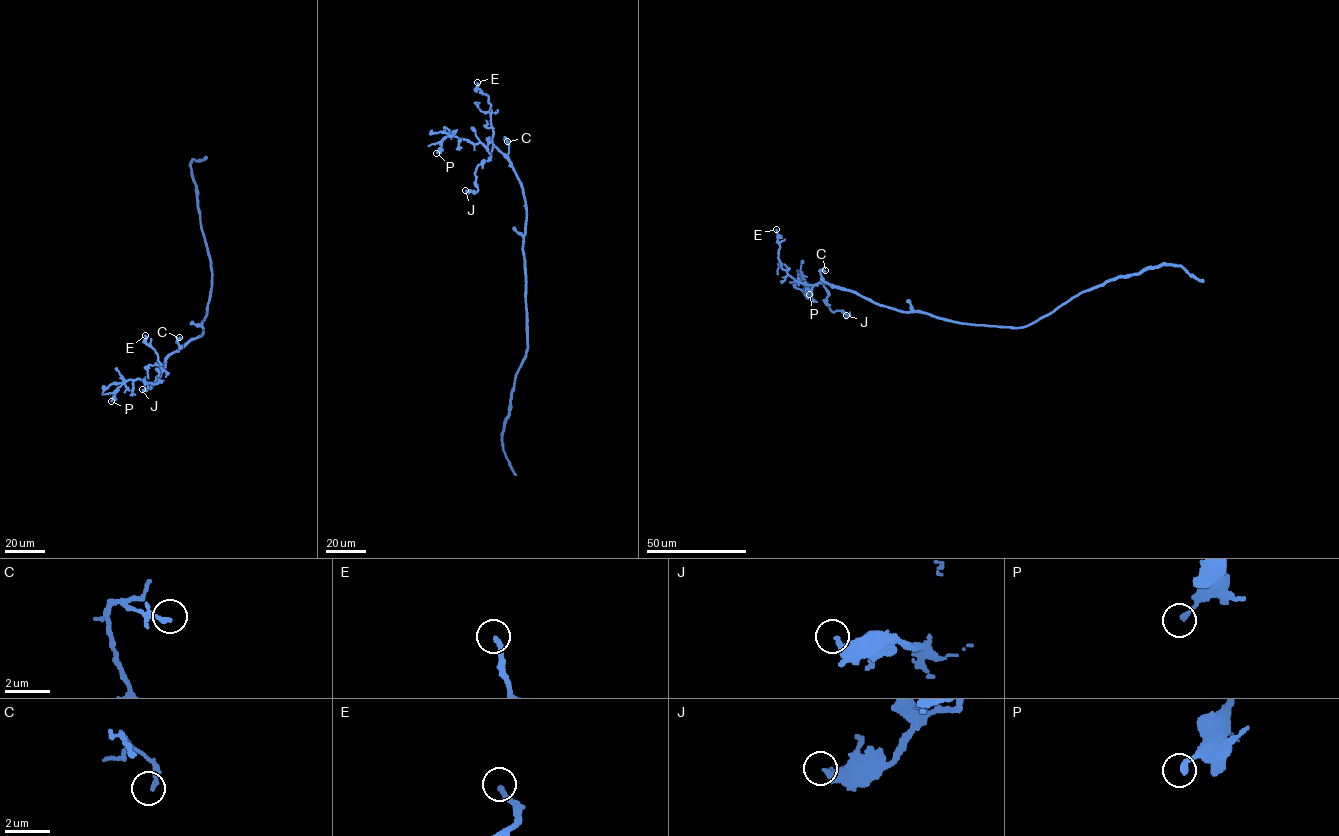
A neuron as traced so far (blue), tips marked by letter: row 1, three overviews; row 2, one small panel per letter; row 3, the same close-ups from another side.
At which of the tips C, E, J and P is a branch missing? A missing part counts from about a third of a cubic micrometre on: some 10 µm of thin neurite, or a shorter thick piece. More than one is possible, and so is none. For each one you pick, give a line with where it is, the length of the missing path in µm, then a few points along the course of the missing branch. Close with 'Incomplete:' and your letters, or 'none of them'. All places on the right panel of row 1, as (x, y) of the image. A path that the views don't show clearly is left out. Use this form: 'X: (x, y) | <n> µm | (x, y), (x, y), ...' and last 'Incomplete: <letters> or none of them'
E: (776, 229) | 15 µm | (776, 229), (773, 216), (783, 205)
Incomplete: E

